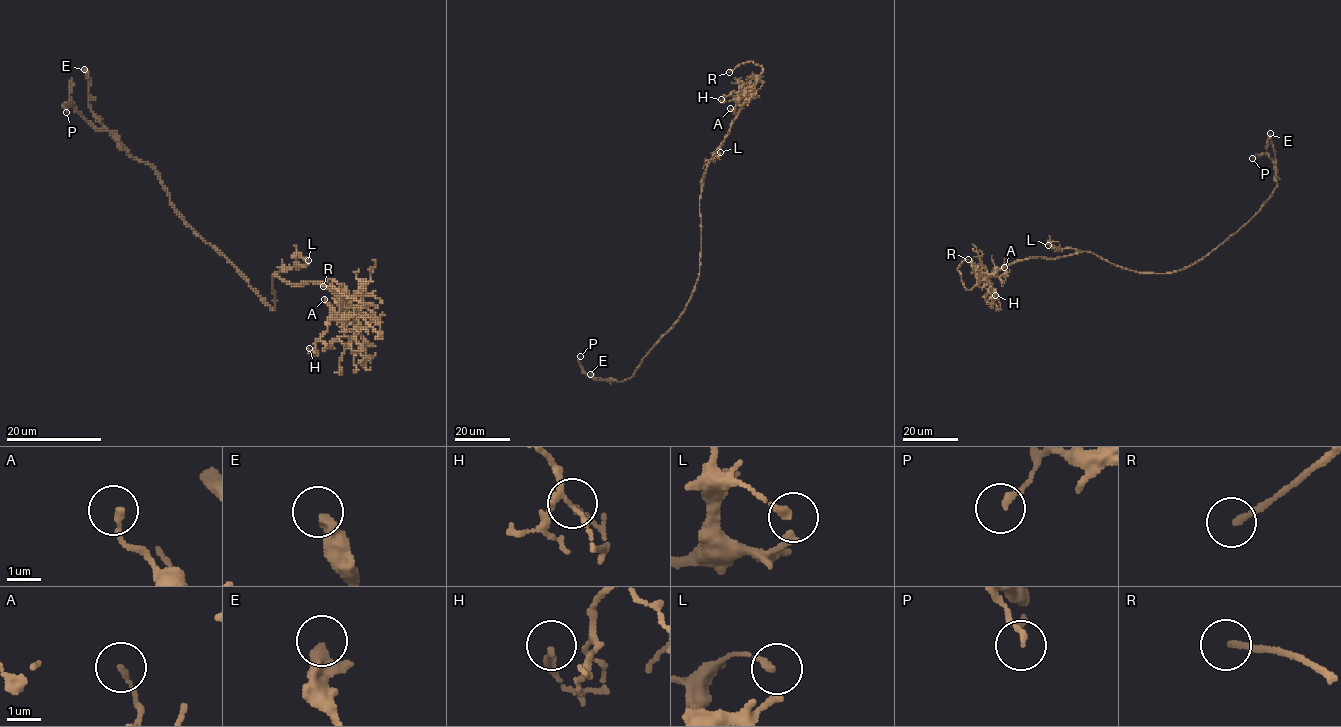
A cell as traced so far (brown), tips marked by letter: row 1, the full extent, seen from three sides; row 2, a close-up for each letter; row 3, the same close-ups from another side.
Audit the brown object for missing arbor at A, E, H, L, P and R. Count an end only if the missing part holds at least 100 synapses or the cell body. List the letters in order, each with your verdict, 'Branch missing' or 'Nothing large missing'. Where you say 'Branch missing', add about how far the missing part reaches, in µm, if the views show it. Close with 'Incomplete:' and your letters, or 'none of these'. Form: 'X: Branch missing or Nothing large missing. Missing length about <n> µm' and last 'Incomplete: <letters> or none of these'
A: Nothing large missing
E: Nothing large missing
H: Nothing large missing
L: Nothing large missing
P: Nothing large missing
R: Branch missing. Missing length about 25 µm
Incomplete: R

